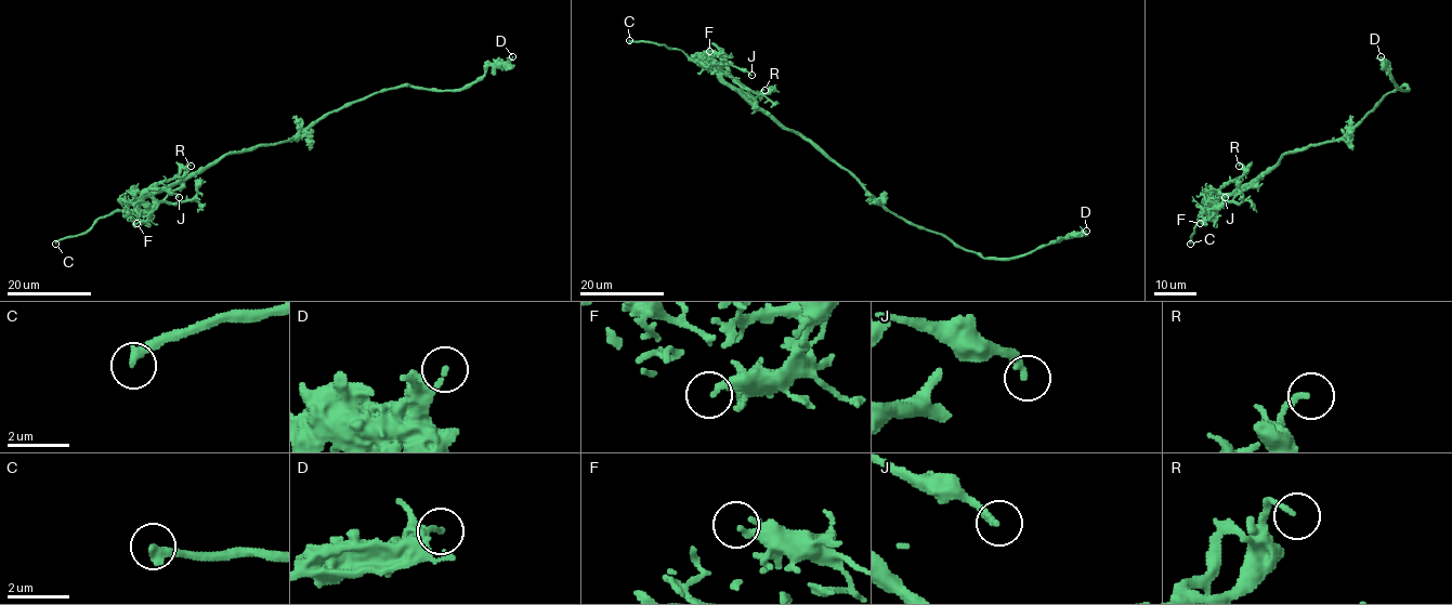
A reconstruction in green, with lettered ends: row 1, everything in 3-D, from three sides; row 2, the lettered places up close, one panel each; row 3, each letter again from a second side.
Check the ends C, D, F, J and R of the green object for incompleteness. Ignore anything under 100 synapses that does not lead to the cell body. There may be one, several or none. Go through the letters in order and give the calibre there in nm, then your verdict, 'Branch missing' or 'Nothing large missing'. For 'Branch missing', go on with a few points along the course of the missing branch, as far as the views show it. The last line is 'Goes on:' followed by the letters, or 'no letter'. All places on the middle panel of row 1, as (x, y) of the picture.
C: Thickness 320 nm. Branch missing
D: Thickness 180 nm. Nothing large missing
F: Thickness 260 nm. Nothing large missing
J: Thickness 240 nm. Nothing large missing
R: Thickness 170 nm. Nothing large missing
Goes on: C

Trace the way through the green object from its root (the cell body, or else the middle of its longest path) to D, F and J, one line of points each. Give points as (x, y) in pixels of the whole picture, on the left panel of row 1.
D: (278, 142), (292, 141), (329, 114), (390, 88), (458, 90), (475, 82), (489, 65), (505, 64), (512, 56)
F: (278, 142), (229, 152), (200, 168), (161, 200), (146, 220), (136, 223)
J: (278, 142), (229, 152), (187, 179), (151, 193), (143, 192), (164, 188), (179, 197)

